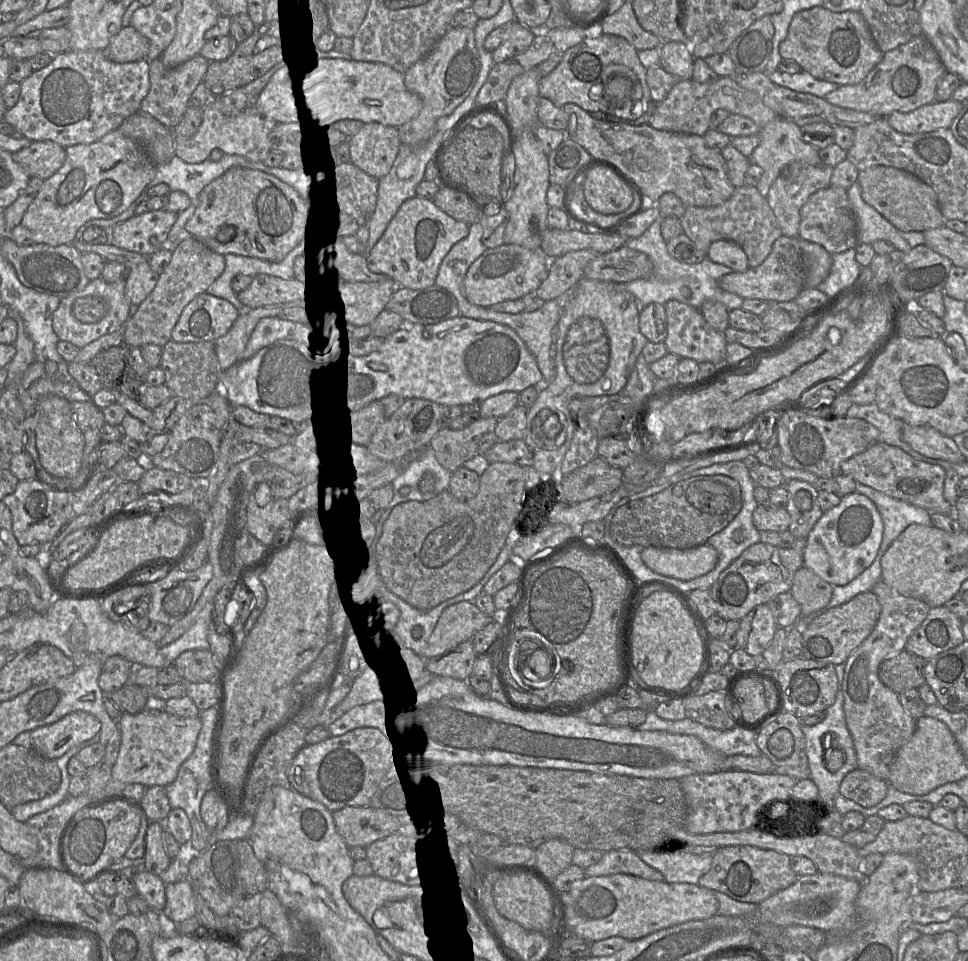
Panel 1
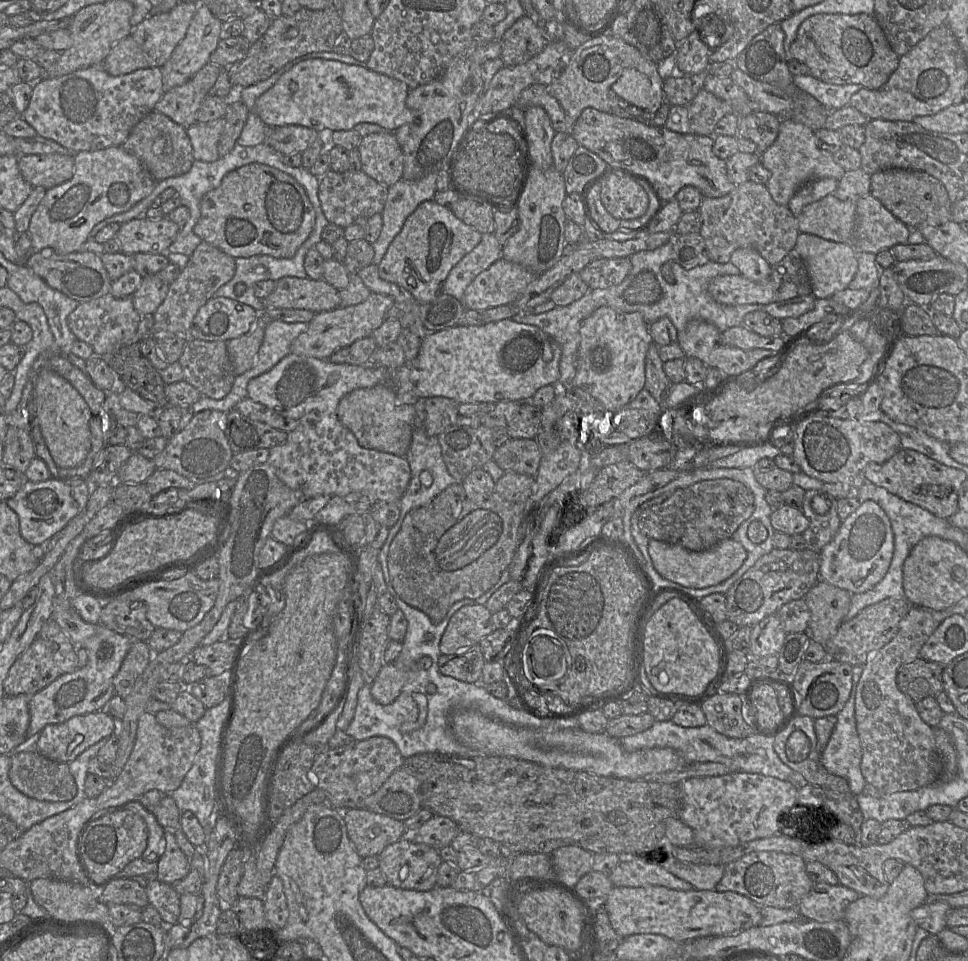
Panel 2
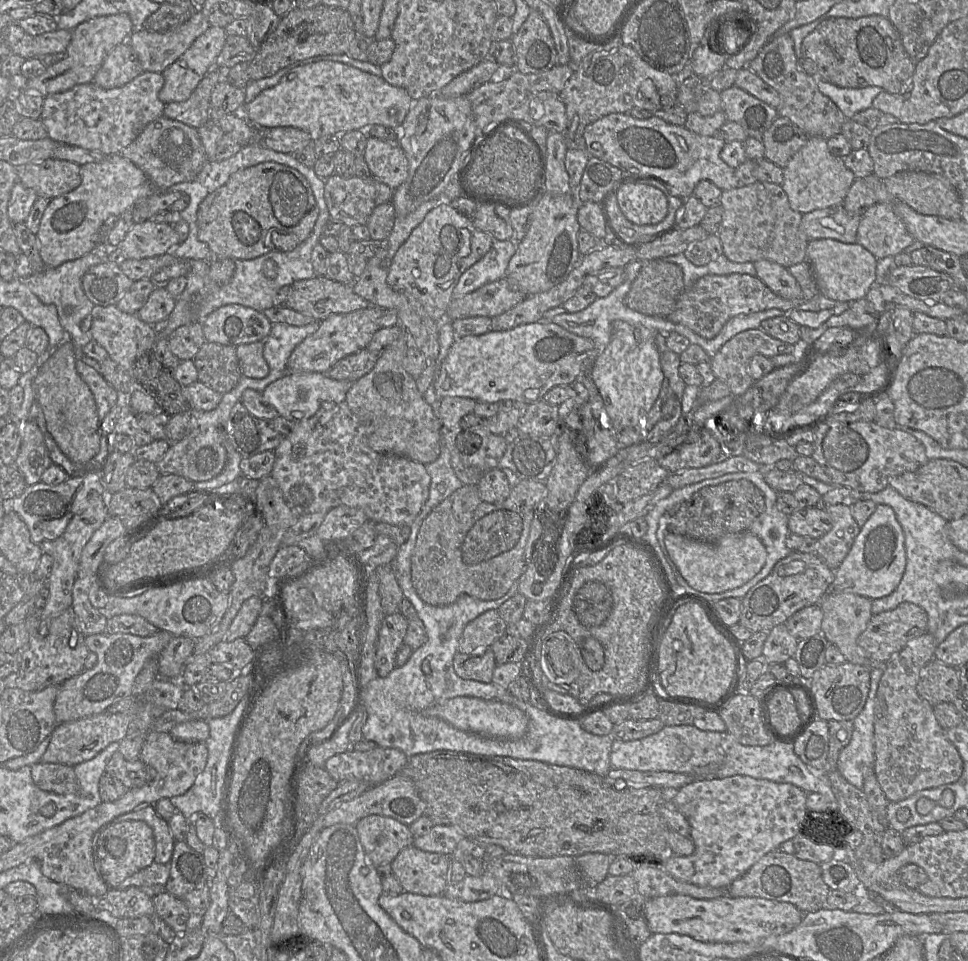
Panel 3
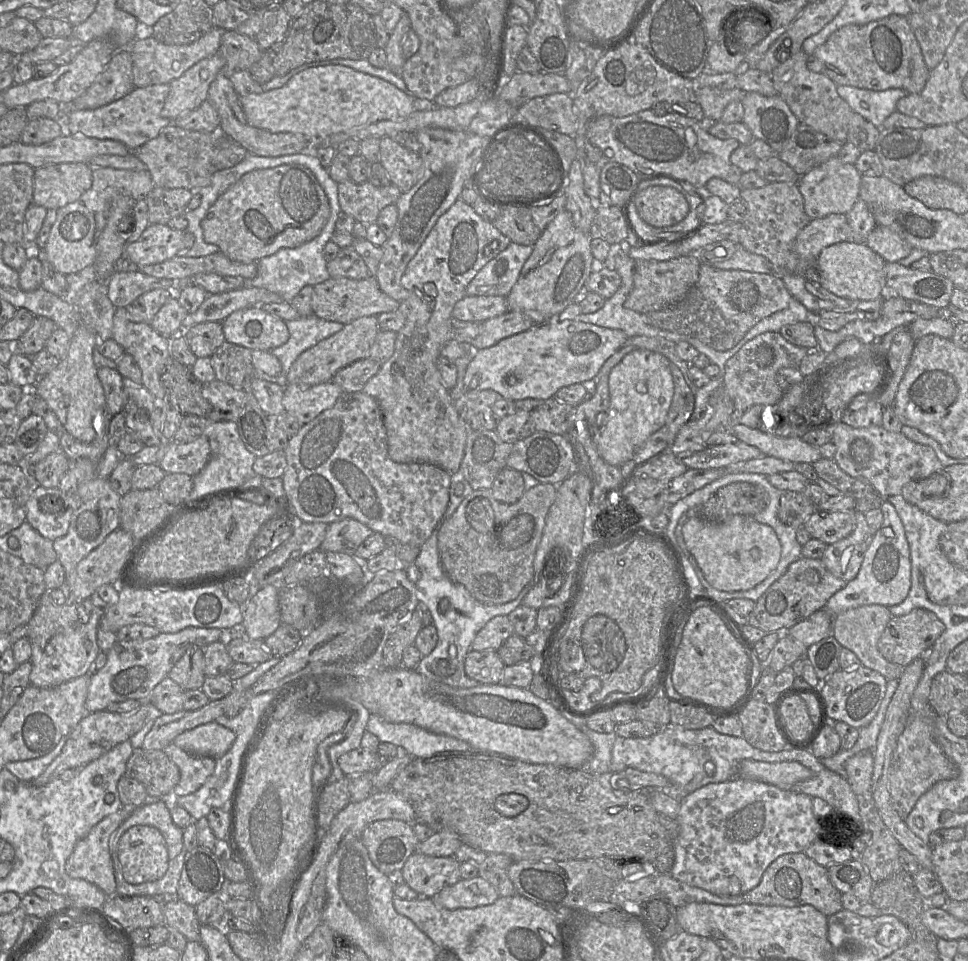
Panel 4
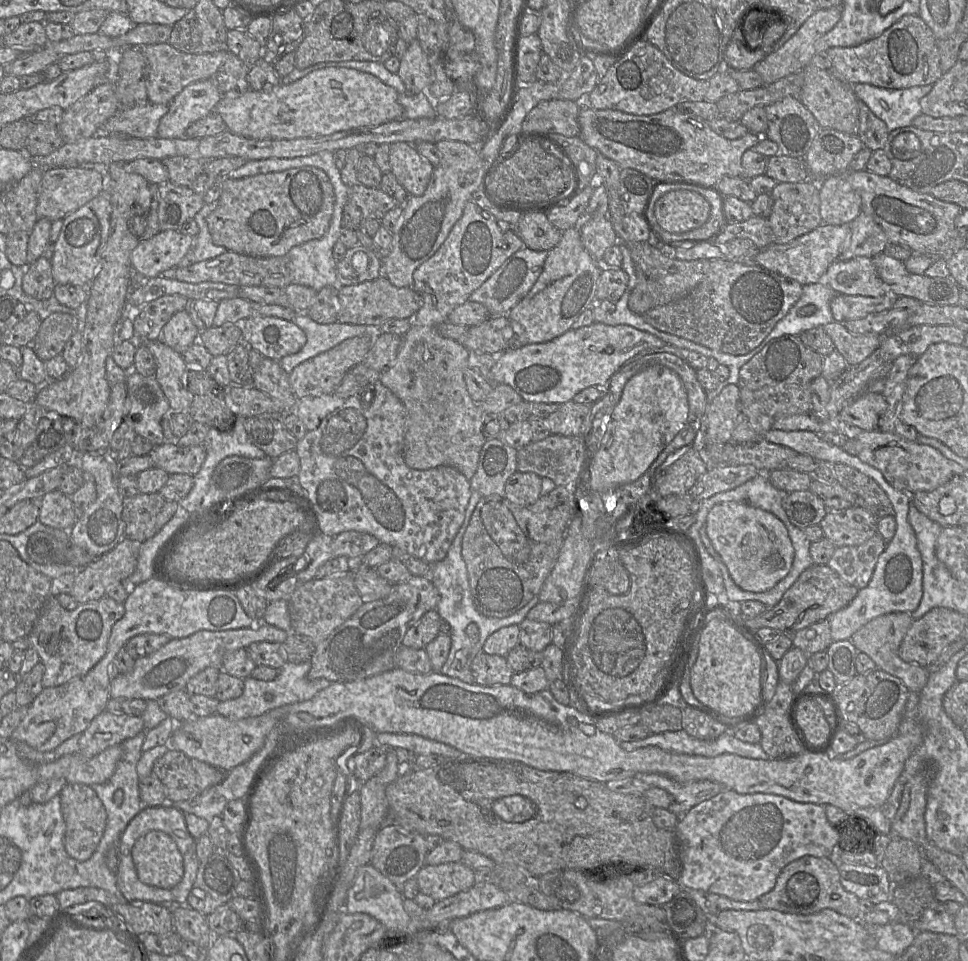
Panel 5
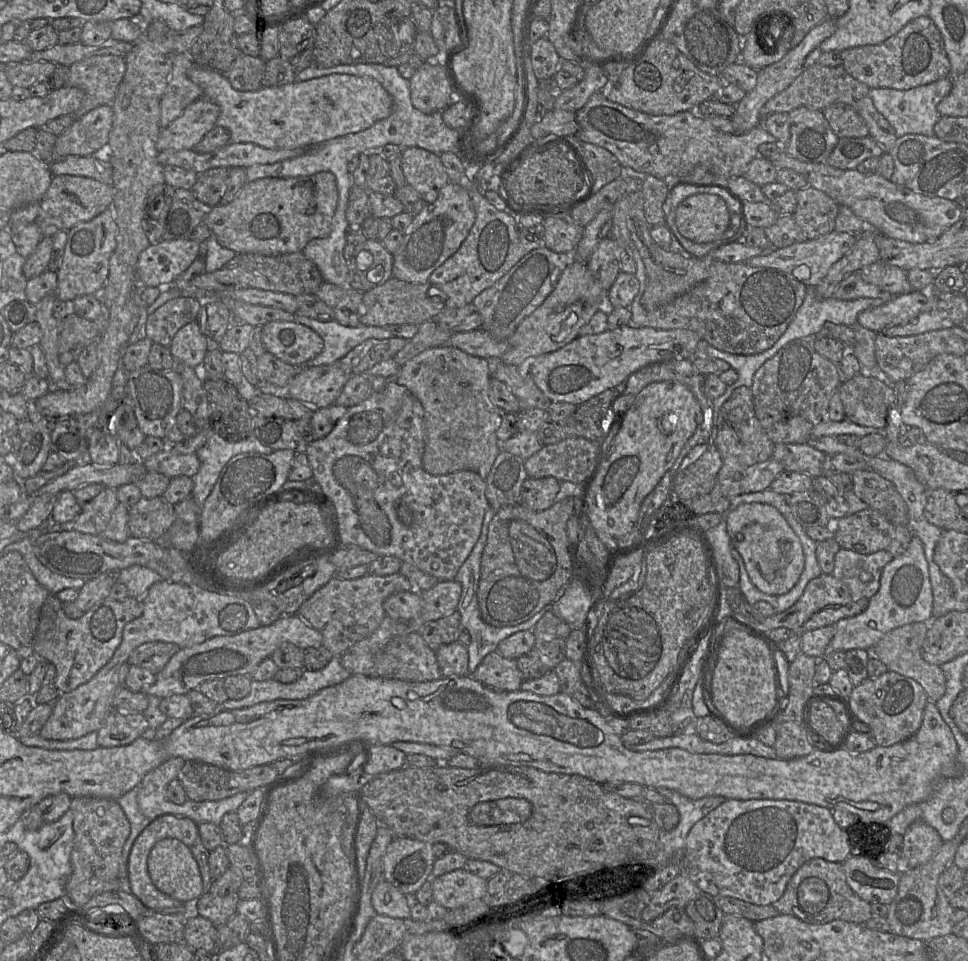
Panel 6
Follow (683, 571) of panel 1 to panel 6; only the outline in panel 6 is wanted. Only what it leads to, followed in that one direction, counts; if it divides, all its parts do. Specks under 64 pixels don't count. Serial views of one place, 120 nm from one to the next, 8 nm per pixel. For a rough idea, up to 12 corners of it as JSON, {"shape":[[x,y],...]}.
{"shape":[[731,506],[722,520],[754,586],[780,595],[804,568],[778,509]]}

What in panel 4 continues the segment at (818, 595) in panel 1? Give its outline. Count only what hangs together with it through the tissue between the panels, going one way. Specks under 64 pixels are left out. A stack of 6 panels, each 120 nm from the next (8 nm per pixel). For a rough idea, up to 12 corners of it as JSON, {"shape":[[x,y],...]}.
{"shape":[[865,605],[832,618],[832,636],[860,665],[898,681],[904,667],[878,642],[893,615]]}

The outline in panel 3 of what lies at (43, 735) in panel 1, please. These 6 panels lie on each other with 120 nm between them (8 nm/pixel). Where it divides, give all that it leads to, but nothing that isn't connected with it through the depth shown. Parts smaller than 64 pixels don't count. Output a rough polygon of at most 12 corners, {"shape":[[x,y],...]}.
{"shape":[[121,713],[58,724],[43,762],[75,766],[120,742],[139,713]]}

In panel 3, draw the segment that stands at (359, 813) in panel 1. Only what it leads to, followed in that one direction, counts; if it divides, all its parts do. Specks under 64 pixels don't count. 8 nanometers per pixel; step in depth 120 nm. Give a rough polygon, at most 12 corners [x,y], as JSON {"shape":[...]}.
{"shape":[[380,815],[354,827],[375,867],[391,864],[415,839],[409,826]]}

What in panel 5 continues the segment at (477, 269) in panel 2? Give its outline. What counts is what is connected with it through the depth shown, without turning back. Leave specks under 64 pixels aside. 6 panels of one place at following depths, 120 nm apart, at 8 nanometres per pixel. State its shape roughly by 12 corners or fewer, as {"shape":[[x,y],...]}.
{"shape":[[518,250],[470,295],[507,316],[538,280],[548,252]]}

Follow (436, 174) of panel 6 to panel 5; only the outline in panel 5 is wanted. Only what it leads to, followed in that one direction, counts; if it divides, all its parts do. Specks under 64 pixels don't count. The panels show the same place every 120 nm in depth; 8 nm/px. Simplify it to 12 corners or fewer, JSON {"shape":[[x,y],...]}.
{"shape":[[391,144],[390,172],[410,196],[425,192],[435,166],[414,144]]}

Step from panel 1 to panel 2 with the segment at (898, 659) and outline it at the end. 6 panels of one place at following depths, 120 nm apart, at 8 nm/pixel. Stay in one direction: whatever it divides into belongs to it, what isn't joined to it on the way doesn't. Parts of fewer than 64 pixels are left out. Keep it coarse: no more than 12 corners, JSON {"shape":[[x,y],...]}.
{"shape":[[918,658],[897,672],[912,702],[943,690],[943,665]]}

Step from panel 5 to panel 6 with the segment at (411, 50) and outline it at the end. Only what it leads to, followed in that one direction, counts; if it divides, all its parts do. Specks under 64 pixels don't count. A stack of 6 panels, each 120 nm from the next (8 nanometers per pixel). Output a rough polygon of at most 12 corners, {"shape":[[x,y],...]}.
{"shape":[[439,61],[409,83],[413,106],[442,112],[457,98]]}

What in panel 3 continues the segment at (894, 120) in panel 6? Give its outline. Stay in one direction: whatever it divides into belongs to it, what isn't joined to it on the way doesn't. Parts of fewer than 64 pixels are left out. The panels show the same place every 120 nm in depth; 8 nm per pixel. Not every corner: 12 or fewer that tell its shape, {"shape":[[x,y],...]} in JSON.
{"shape":[[822,79],[817,86],[847,120],[871,108],[883,92],[875,86],[841,88]]}

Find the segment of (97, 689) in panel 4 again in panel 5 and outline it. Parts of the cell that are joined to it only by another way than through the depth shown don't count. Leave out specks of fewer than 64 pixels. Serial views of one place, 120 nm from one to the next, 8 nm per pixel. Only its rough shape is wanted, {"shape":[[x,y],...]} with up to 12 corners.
{"shape":[[200,630],[172,638],[111,679],[111,698],[154,699],[186,690],[225,654],[290,632]]}

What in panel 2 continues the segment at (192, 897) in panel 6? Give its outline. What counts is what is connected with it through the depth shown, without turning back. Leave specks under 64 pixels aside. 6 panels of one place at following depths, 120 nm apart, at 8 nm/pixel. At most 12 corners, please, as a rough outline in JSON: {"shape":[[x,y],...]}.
{"shape":[[131,810],[84,825],[77,852],[92,880],[108,882],[142,857],[147,825]]}

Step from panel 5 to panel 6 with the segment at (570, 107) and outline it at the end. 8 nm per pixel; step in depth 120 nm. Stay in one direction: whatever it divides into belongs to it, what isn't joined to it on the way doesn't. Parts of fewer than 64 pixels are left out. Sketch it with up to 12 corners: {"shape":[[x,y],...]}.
{"shape":[[554,108],[531,127],[534,146],[576,135],[576,113]]}

